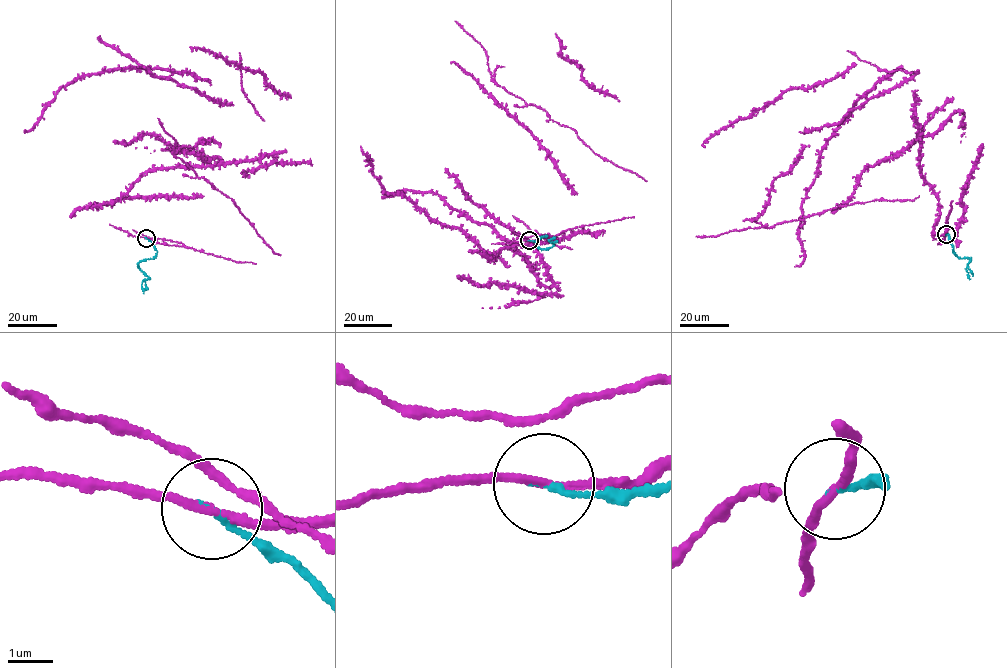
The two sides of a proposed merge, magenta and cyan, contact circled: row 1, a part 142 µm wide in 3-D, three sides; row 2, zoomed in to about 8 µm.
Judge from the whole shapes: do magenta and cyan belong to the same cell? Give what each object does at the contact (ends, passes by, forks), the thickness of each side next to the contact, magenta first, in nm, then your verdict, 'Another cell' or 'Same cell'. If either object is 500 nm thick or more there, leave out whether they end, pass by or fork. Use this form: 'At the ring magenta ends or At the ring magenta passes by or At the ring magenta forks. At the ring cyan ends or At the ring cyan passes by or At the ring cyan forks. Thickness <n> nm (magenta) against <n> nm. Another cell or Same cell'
At the ring magenta passes by. At the ring cyan ends. Thickness 150 nm (magenta) against 140 nm. Another cell

